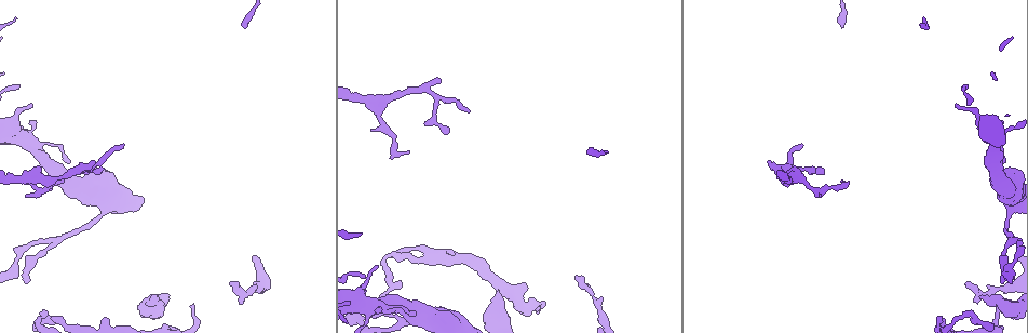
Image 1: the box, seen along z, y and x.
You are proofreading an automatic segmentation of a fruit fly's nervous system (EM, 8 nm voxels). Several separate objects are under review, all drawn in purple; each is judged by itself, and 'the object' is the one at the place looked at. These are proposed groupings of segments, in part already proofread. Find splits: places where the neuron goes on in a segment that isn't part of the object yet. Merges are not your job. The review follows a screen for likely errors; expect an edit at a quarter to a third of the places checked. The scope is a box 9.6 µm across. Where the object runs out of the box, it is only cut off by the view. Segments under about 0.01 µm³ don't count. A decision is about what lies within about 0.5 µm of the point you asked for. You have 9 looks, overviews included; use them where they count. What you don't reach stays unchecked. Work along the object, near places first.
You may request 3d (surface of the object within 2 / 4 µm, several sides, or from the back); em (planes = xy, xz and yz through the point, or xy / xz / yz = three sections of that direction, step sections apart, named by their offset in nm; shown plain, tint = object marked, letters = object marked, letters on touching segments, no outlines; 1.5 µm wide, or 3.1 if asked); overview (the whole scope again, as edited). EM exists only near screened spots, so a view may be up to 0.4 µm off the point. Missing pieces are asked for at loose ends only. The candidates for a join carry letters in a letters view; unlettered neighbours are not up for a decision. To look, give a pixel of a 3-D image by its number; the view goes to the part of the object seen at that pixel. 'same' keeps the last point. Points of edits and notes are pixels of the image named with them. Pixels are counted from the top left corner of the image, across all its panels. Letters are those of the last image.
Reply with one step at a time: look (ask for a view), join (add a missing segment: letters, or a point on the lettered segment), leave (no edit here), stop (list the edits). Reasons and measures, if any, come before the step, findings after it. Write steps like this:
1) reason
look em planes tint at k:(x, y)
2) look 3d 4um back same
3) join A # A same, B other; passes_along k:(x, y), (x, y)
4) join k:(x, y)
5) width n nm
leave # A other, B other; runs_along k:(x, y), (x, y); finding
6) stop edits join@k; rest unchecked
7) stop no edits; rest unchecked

tapers out
look 3d 4um at 1:(470, 111)

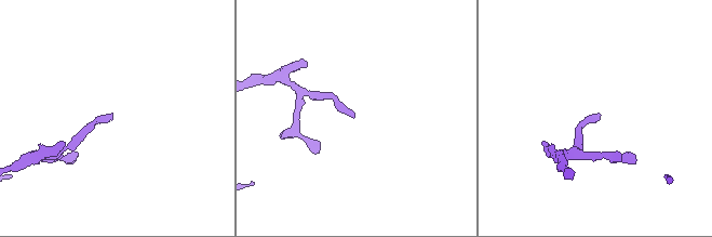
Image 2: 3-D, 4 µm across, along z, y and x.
look em xy step 4 letters at 2:(354, 115)

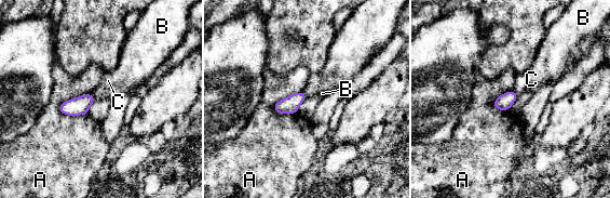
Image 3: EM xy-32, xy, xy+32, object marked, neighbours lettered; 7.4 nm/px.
another direction
look em xz step 4 letters same

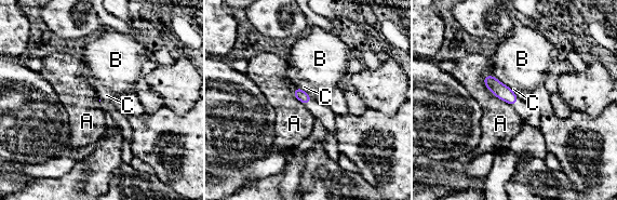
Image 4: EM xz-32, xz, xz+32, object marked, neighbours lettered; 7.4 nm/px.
leave # A other, B other, C other; border 4:(297, 87), (311, 98); none of them fits

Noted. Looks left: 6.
thin end
look em planes letters at 1:(408, 153)

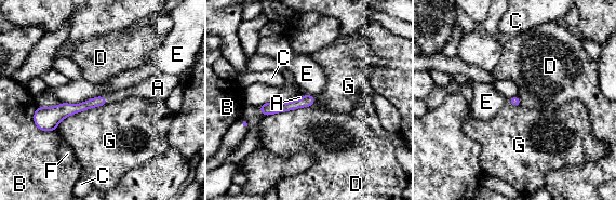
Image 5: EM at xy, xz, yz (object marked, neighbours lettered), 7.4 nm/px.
leave # A other, B other, C other, D other, E other, F other, G other; none of them fits

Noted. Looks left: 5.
an open end
look em xy step 4 letters at 1:(102, 321)

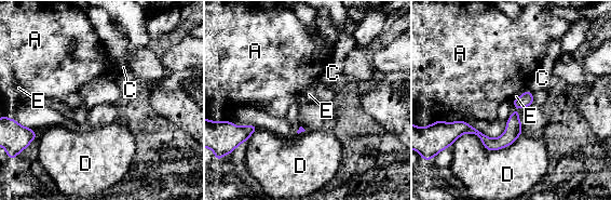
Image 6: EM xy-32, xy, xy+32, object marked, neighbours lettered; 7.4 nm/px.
another direction
look em planes letters same

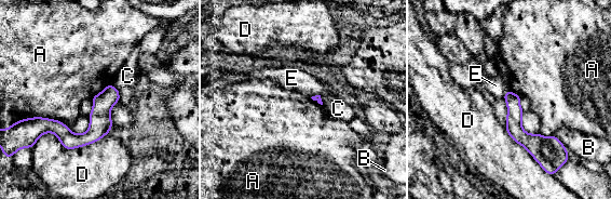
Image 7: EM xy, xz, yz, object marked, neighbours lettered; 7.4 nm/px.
leave # A other, B other, C other, D other, E other; border 7:(24, 118), (45, 117), (59, 121); no lettered segment goes on from it

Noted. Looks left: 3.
look em xz step 4 letters at 1:(576, 277)

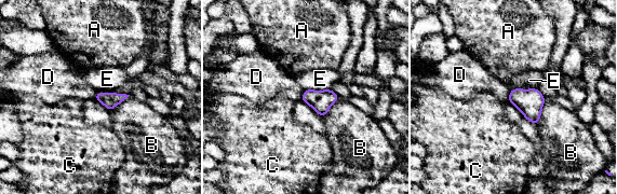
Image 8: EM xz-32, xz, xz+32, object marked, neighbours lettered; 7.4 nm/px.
look em planes letters same

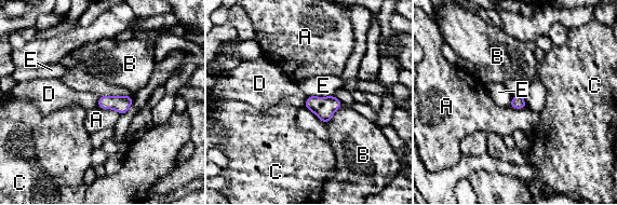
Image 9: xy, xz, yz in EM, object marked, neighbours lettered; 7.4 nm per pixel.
leave # A other, B other, C other, D other, E other; border 9:(99, 96), (97, 106); none of them fits

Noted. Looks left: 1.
stop no edits; rest unchecked

